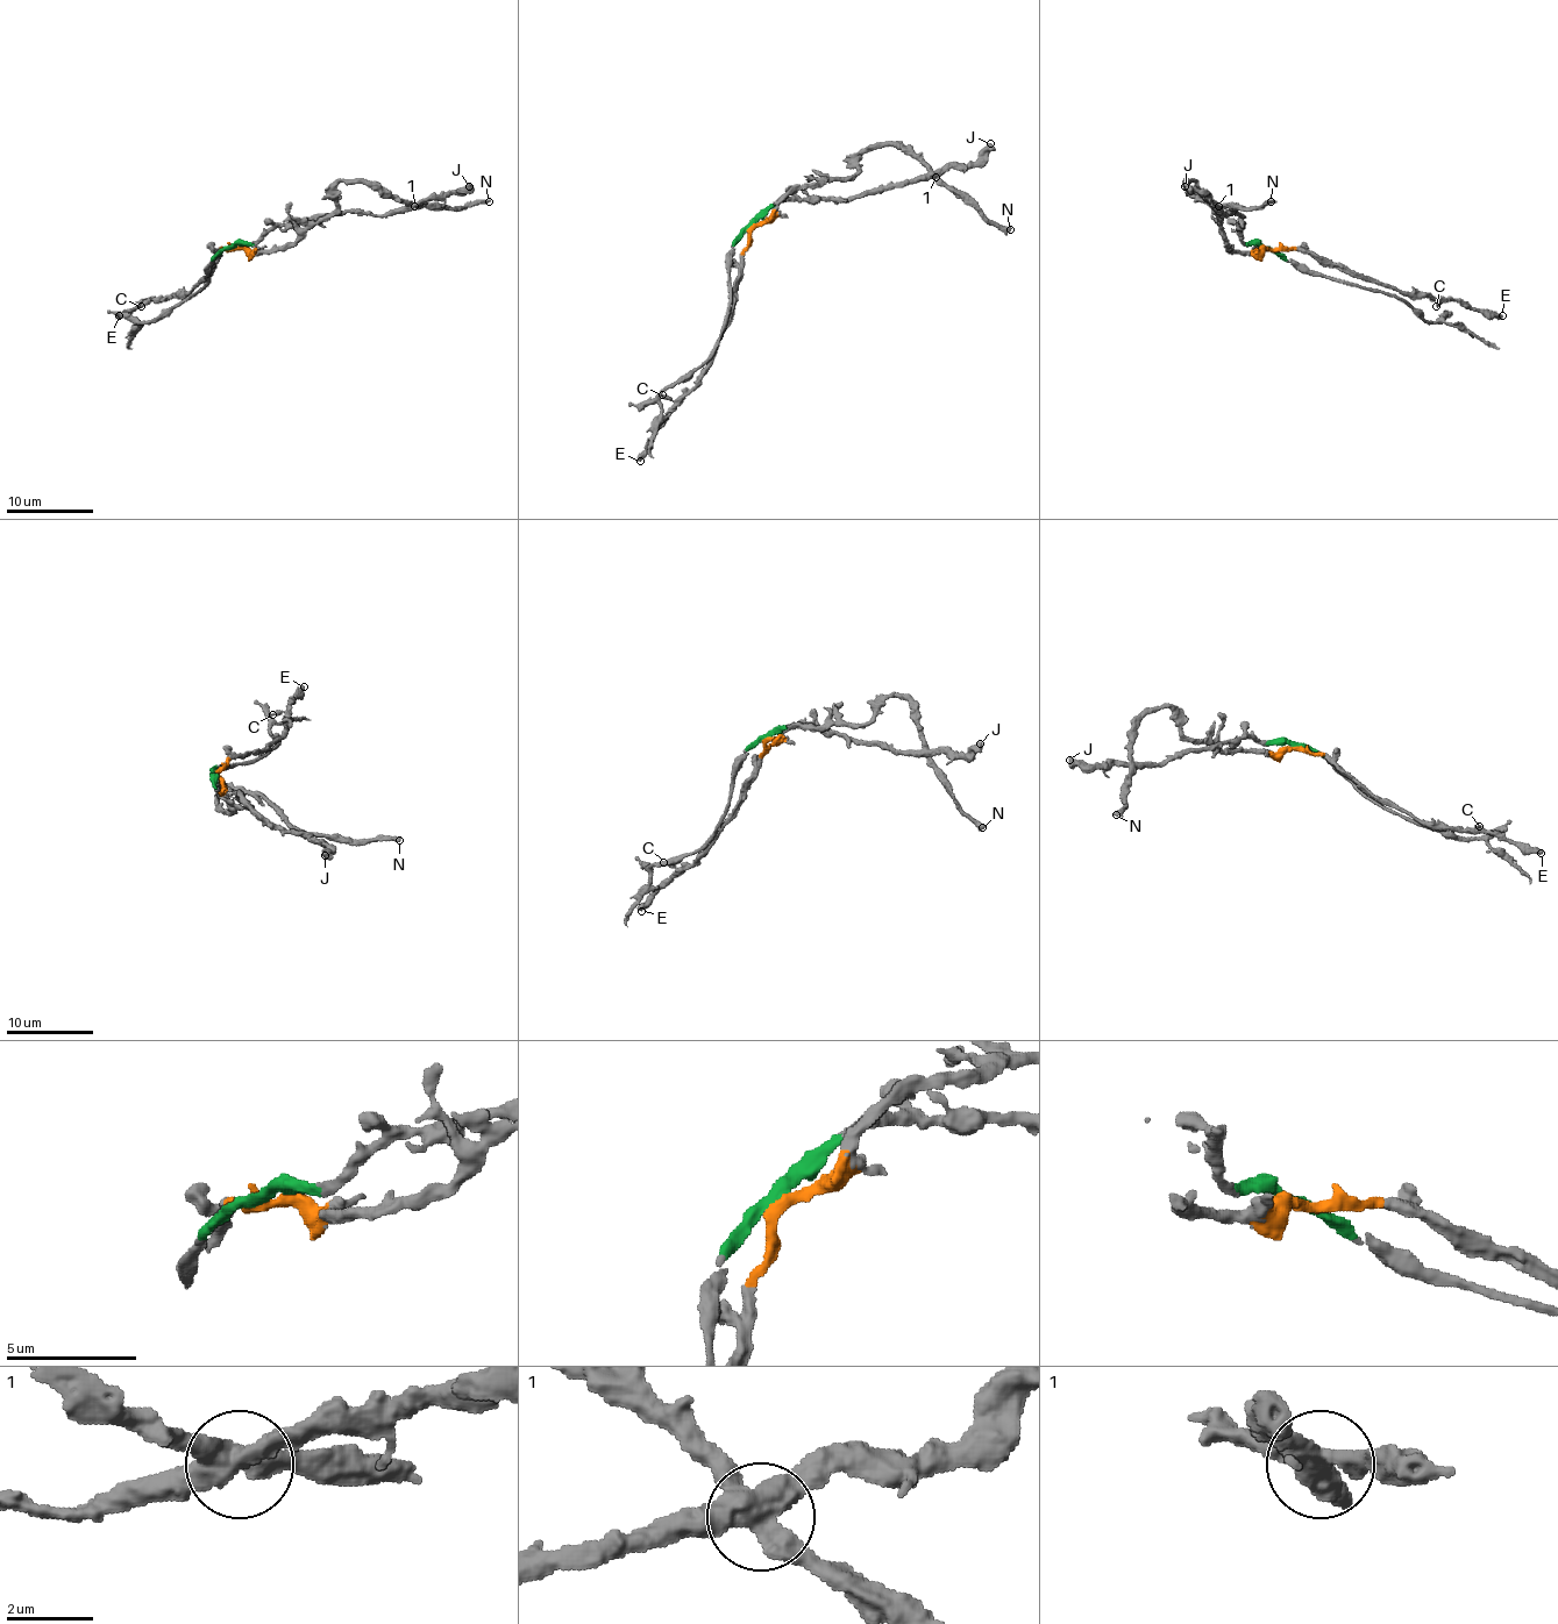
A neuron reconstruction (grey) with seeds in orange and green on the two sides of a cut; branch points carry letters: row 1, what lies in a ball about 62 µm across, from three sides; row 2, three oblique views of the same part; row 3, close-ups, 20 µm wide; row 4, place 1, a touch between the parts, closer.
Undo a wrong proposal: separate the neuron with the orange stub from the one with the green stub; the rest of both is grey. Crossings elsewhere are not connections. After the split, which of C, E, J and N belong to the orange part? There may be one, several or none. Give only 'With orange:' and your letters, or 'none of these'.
With orange: C, E, N

